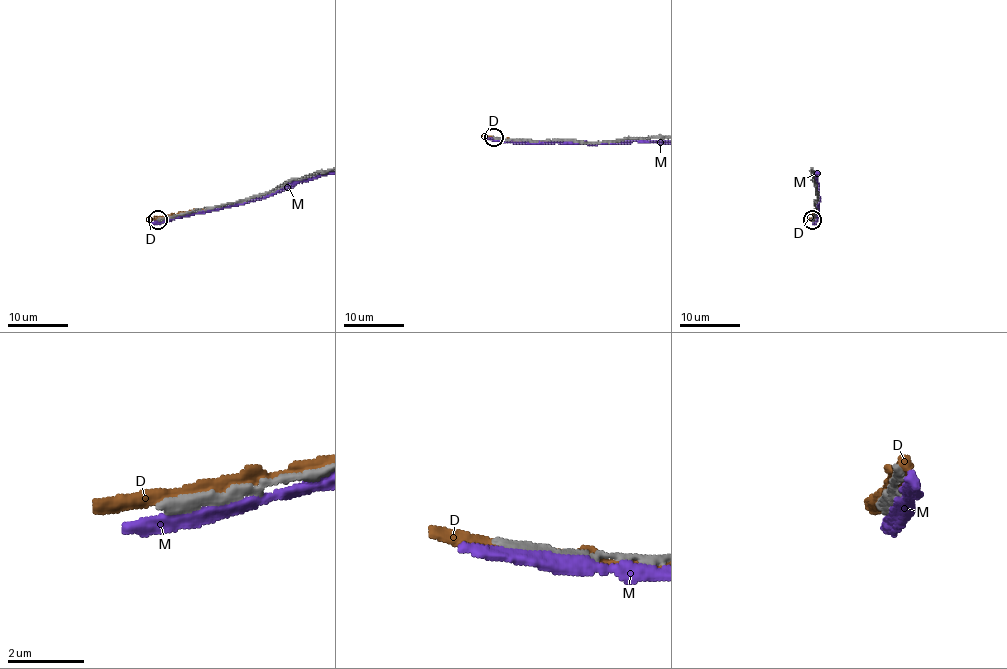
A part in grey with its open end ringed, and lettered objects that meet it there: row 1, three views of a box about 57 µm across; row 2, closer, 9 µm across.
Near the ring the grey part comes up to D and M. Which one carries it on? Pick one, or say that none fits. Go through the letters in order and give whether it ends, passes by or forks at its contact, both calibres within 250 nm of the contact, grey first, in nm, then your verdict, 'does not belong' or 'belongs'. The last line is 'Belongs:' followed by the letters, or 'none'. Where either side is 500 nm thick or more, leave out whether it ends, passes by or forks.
D: it passes by; calibres 240 and 260 nm; does not belong
M: it passes by; calibres 240 and 360 nm; does not belong
Belongs: none

